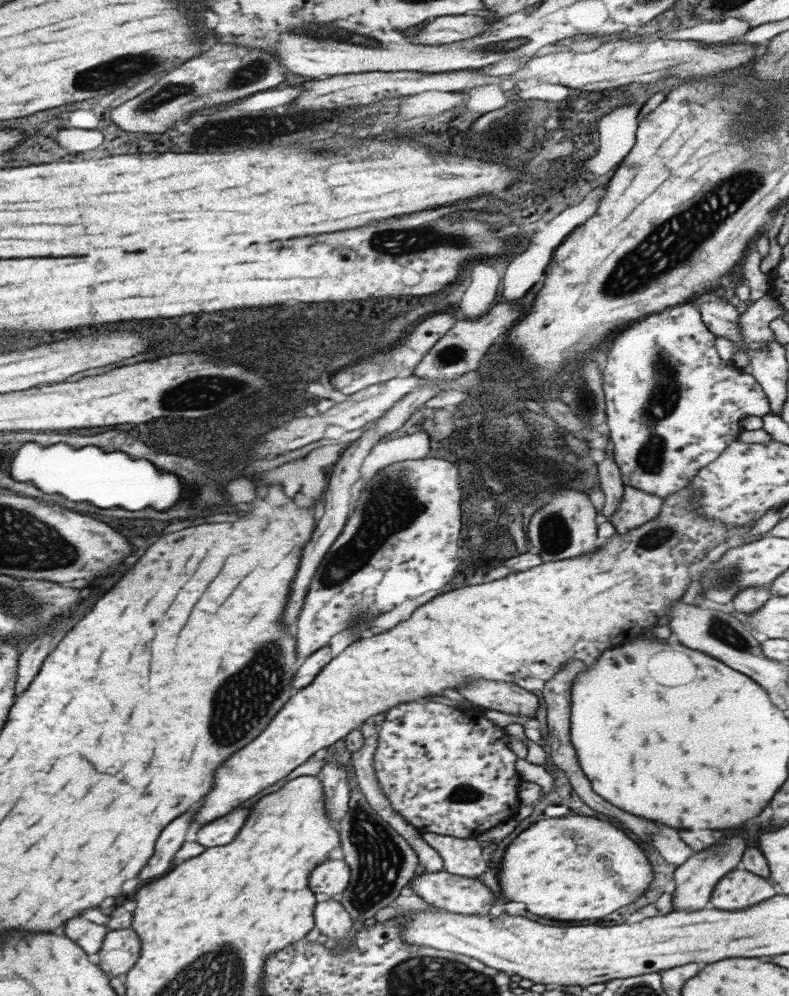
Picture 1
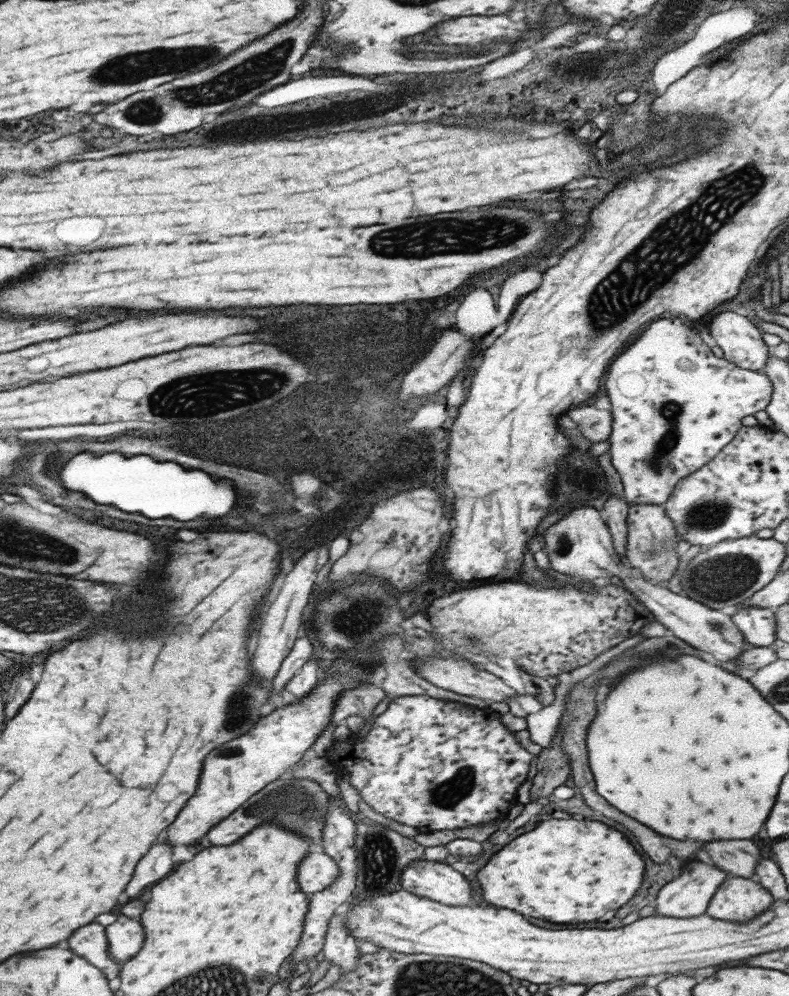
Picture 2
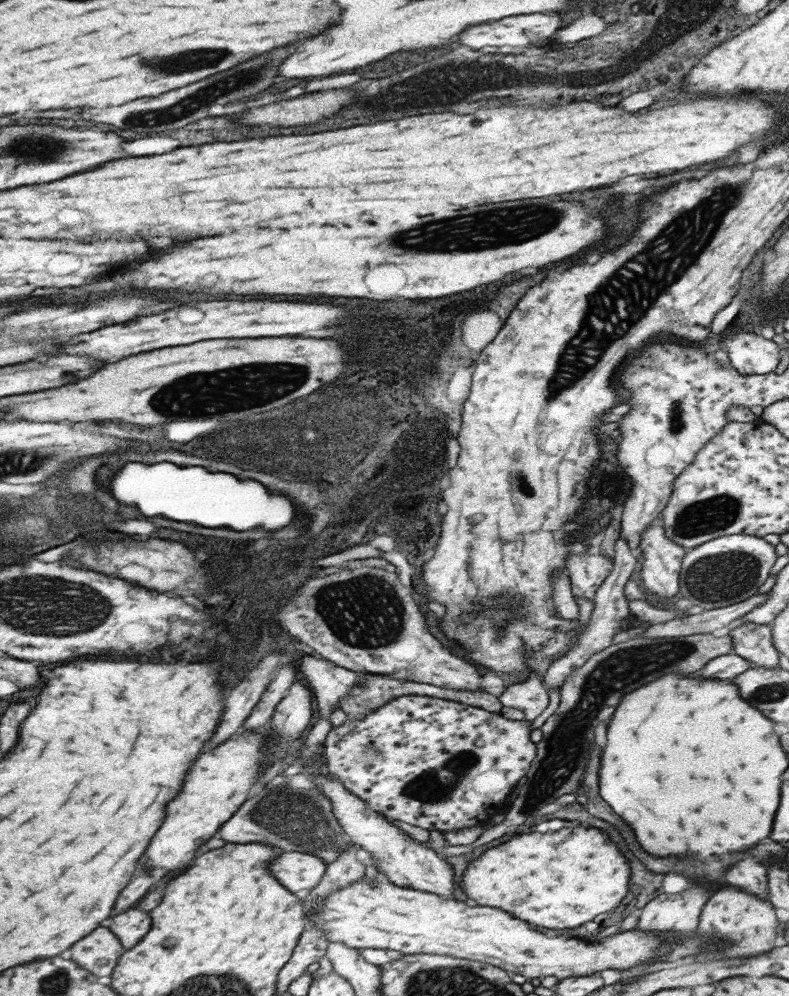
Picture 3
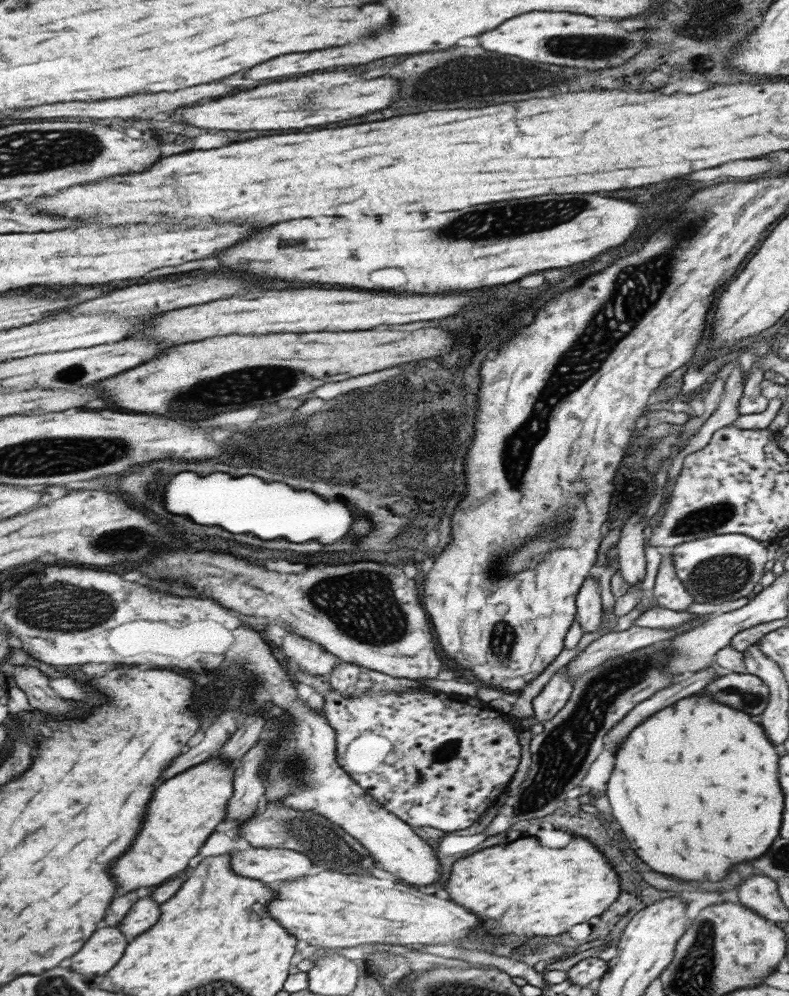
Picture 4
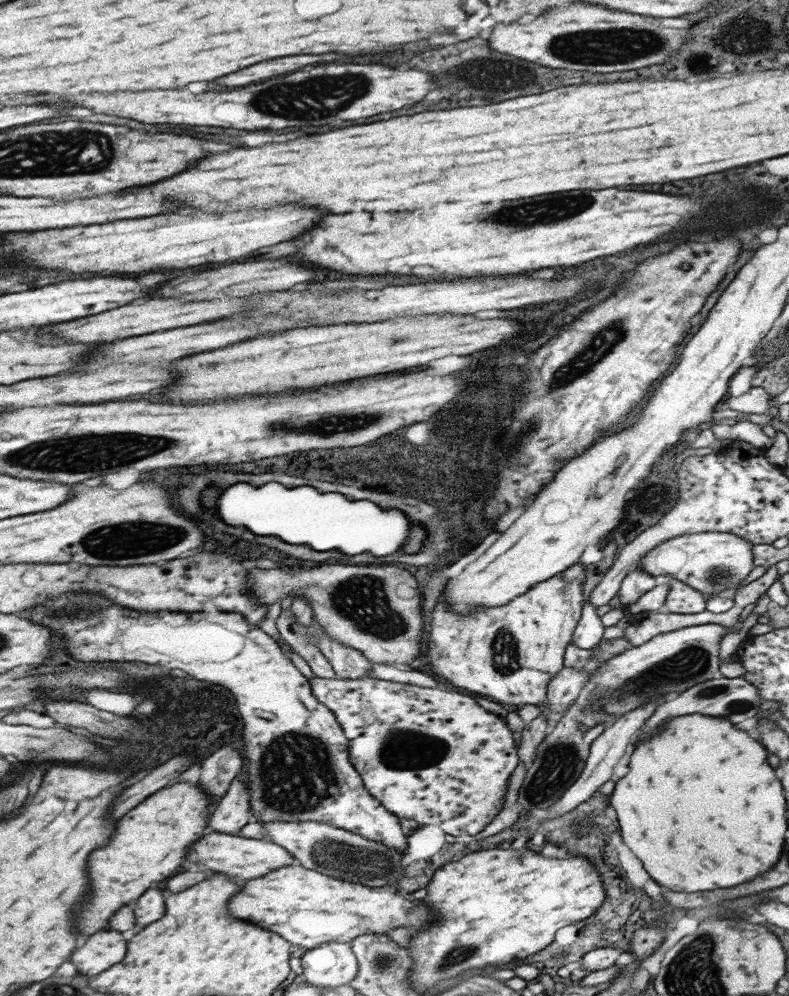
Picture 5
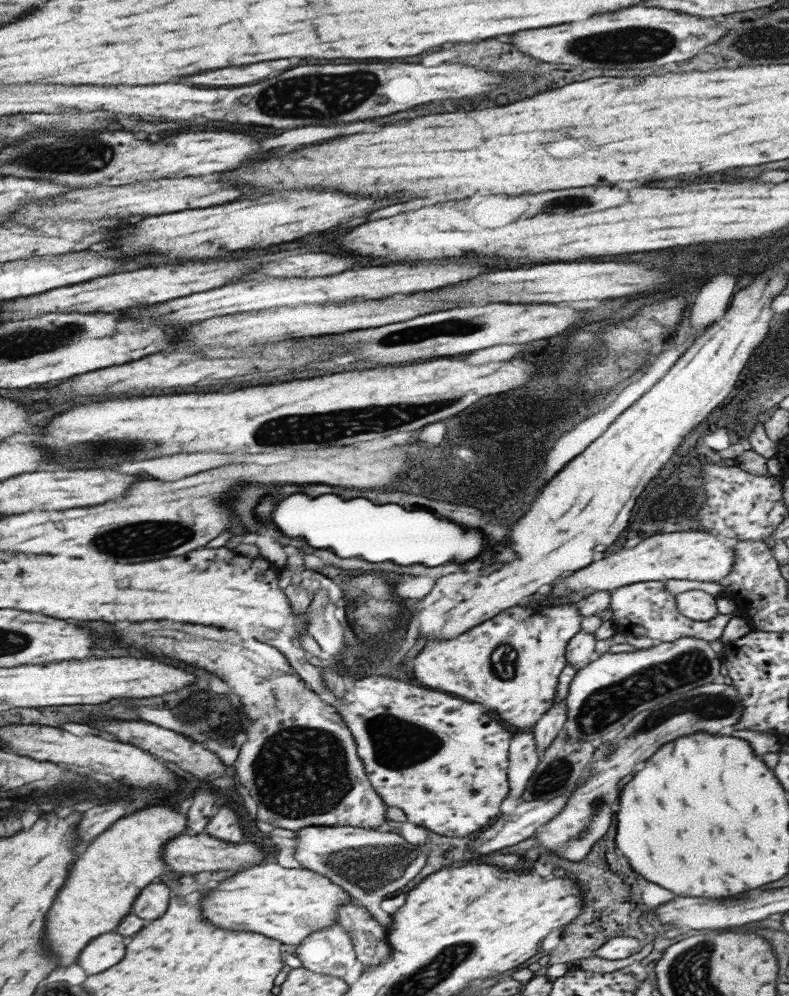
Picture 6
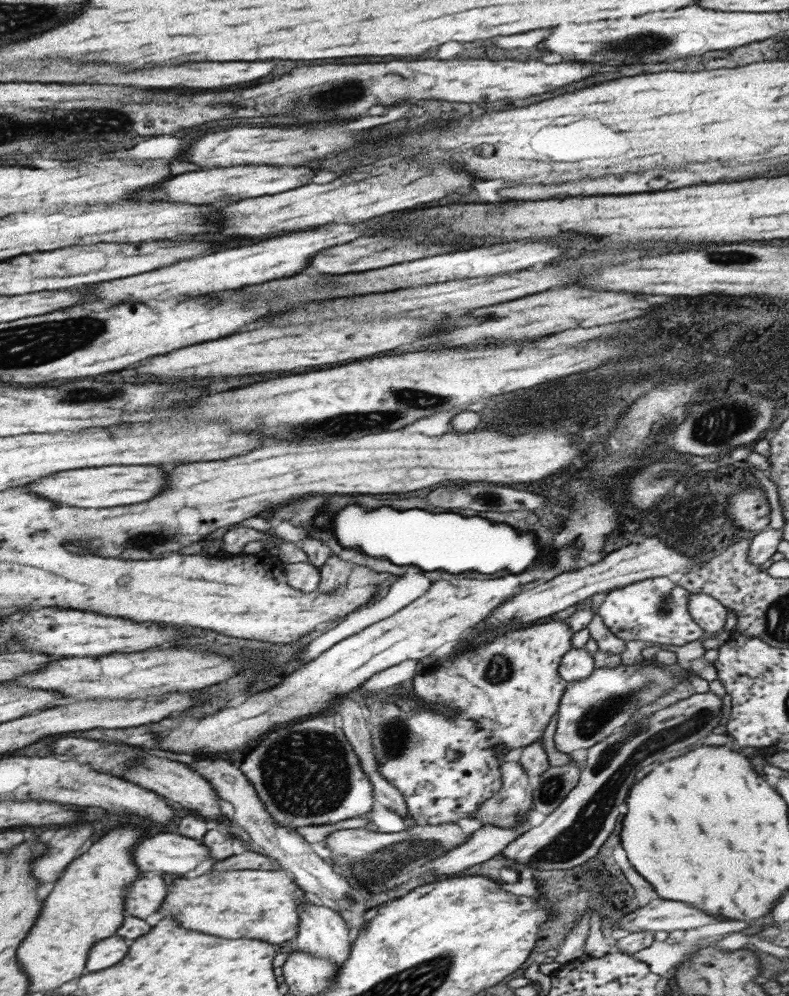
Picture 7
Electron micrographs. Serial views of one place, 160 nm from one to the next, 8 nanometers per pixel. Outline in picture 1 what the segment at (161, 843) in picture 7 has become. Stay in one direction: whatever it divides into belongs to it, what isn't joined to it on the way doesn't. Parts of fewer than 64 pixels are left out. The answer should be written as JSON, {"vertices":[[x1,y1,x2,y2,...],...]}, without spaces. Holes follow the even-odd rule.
{"vertices":[[327,859,318,864,308,875,308,887,315,894,337,897,346,889,350,877,347,863,337,859]]}

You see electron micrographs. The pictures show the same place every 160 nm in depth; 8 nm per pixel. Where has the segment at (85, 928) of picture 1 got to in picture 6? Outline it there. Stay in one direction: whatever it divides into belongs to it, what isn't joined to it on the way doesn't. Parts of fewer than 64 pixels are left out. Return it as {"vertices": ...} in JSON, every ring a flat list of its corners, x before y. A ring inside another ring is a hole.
{"vertices":[[103,934,93,938,77,956,77,964,85,970,87,976,107,970,123,958,125,944,119,934]]}

